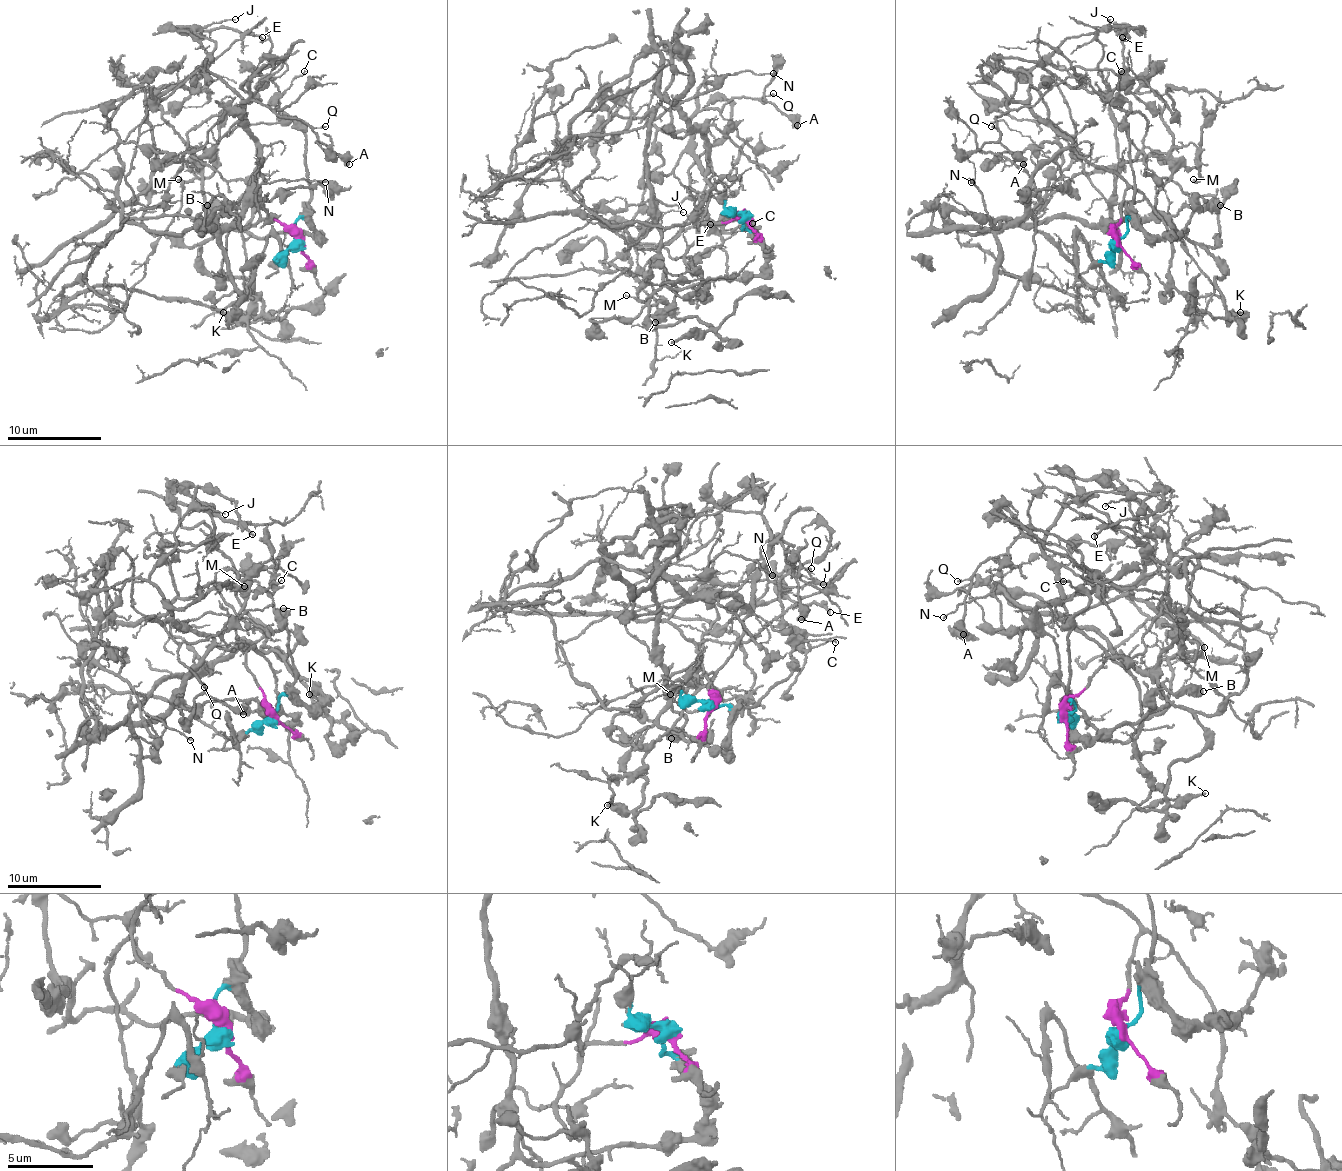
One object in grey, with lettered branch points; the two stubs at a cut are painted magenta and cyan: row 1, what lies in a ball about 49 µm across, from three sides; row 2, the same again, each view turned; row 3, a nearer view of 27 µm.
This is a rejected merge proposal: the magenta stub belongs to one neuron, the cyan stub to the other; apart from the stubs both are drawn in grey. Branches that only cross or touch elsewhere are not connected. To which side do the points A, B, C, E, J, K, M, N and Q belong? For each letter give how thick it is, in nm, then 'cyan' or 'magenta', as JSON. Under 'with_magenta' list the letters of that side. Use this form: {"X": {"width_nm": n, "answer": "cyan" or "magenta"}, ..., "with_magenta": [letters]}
{"A": {"width_nm": 550, "answer": "magenta"}, "B": {"width_nm": 750, "answer": "cyan"}, "C": {"width_nm": 130, "answer": "cyan"}, "E": {"width_nm": 180, "answer": "magenta"}, "J": {"width_nm": 90, "answer": "magenta"}, "K": {"width_nm": 200, "answer": "cyan"}, "M": {"width_nm": 130, "answer": "cyan"}, "N": {"width_nm": 130, "answer": "magenta"}, "Q": {"width_nm": 120, "answer": "magenta"}, "with_magenta": ["A", "E", "J", "N", "Q"]}

